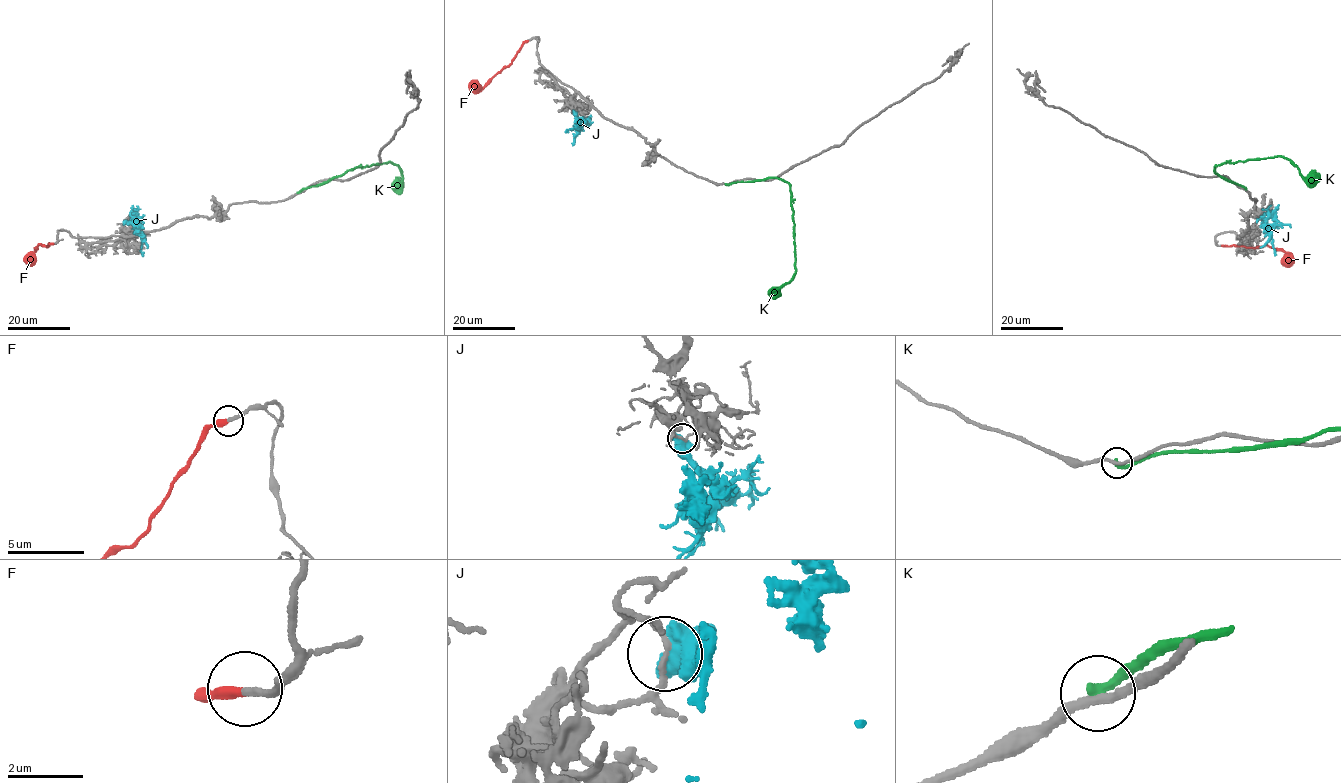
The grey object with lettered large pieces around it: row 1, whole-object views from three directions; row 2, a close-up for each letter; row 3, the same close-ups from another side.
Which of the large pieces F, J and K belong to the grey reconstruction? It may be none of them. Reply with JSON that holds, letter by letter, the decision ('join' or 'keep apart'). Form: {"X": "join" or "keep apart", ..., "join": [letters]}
{"F": "join", "J": "keep apart", "K": "keep apart", "join": ["F"]}

